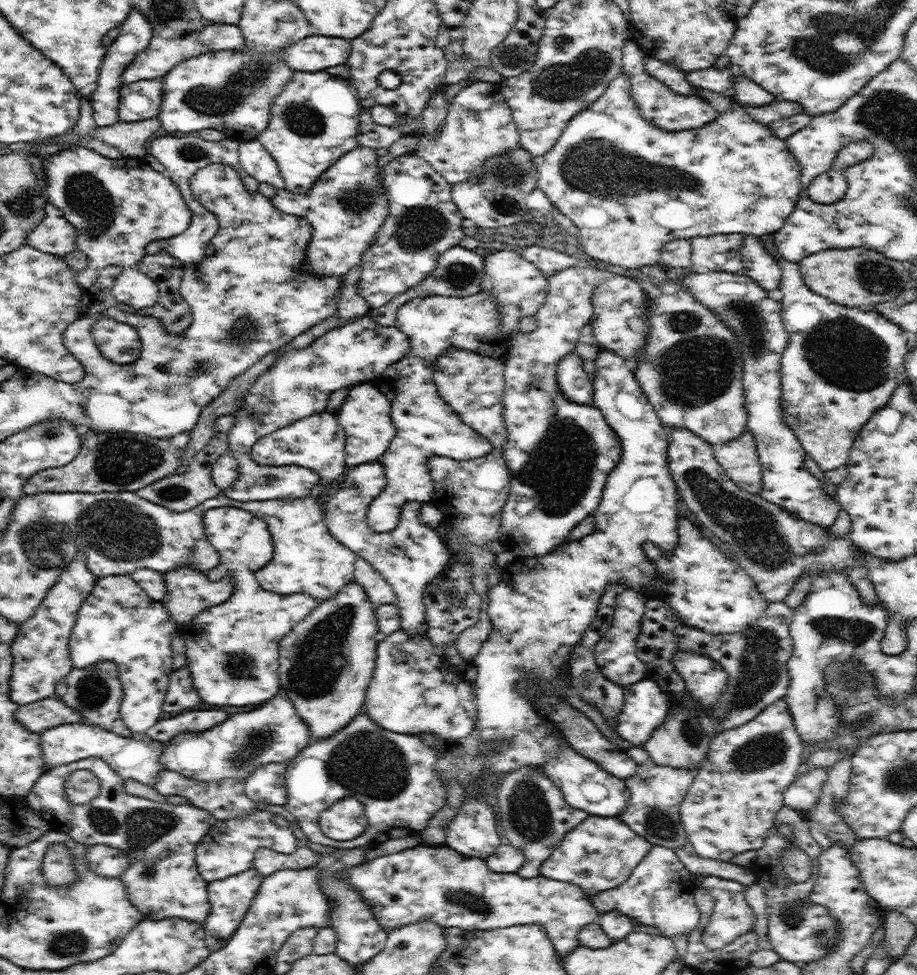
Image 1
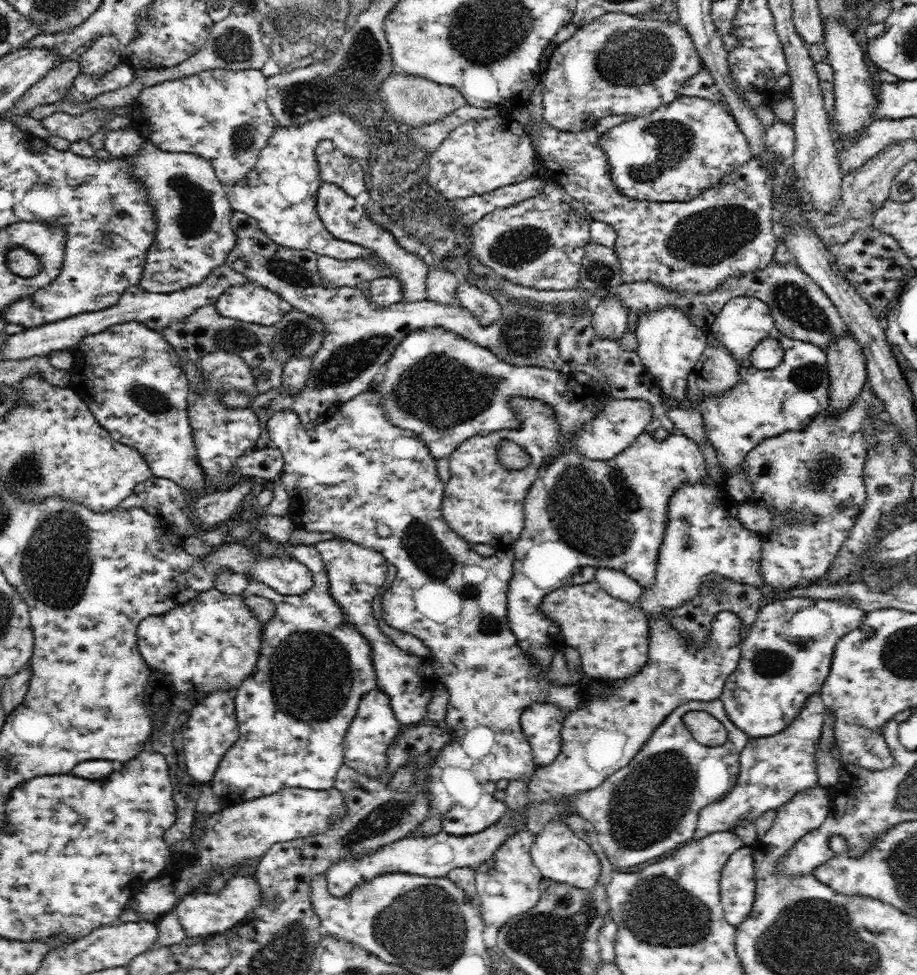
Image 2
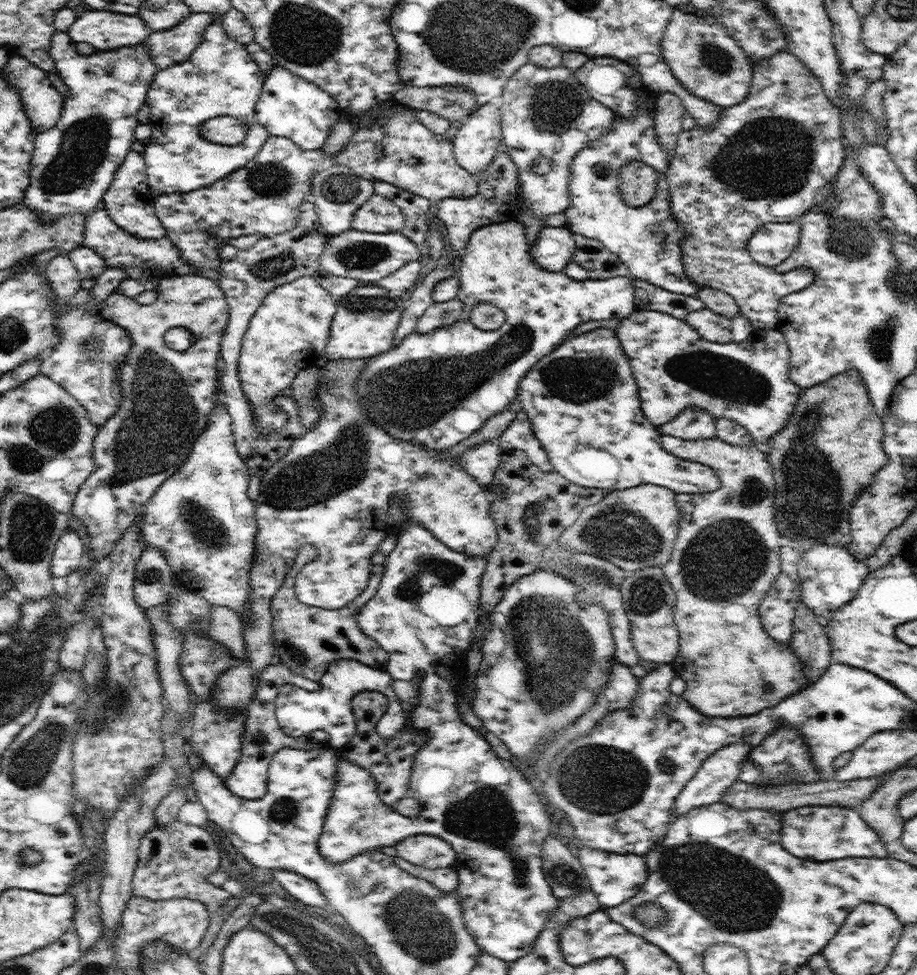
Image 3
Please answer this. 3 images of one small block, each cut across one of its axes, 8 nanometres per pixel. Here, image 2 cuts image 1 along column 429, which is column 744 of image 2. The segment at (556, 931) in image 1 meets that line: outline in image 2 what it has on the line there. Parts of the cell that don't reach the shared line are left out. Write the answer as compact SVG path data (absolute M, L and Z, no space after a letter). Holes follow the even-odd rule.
M744 845L732 853L721 871L719 885L722 908L725 919L735 927L749 917L754 904L756 857L754 848Z

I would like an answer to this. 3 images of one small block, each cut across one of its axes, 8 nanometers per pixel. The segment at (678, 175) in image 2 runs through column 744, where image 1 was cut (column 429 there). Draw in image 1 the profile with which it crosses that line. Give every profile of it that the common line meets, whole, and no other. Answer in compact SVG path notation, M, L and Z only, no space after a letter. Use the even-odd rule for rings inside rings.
M472 81L472 84L458 91L449 103L442 131L436 137L426 137L424 134L417 136L417 148L412 154L429 162L434 171L450 185L468 180L482 182L486 159L512 152L520 146L518 128L503 93L500 83Z

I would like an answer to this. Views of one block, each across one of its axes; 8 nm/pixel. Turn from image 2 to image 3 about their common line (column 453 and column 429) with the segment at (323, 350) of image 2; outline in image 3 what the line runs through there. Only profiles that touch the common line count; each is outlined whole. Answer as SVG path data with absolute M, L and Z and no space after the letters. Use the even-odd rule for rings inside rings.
M458 298L448 302L433 302L418 319L415 331L430 334L439 328L448 327L458 321L462 309L463 304Z

